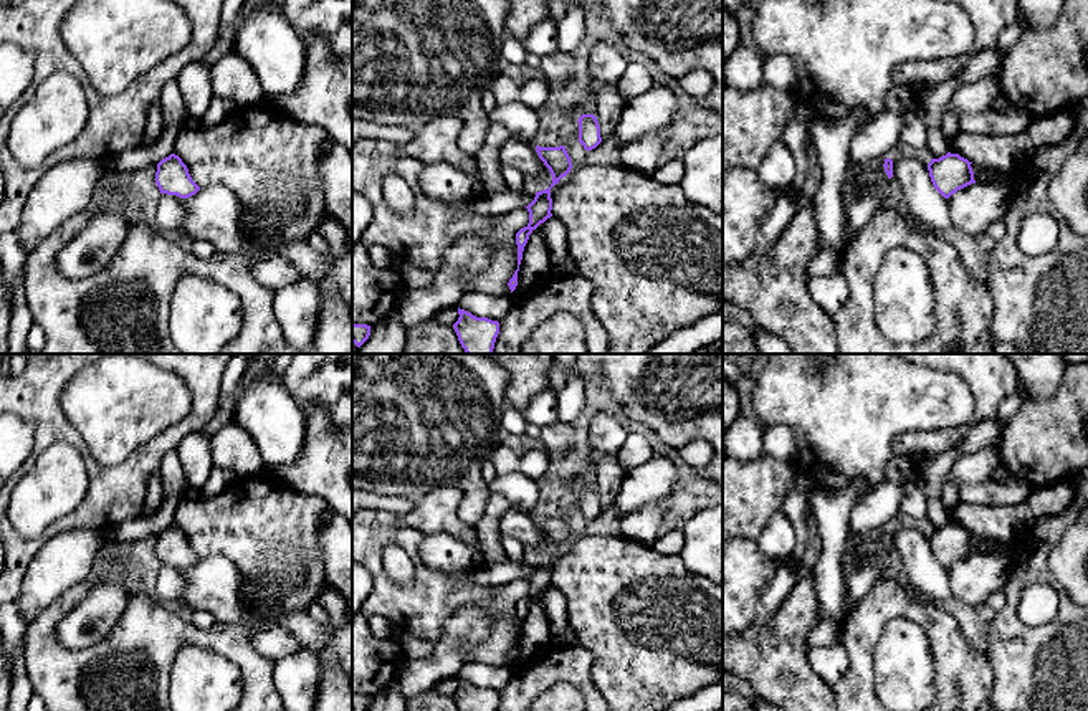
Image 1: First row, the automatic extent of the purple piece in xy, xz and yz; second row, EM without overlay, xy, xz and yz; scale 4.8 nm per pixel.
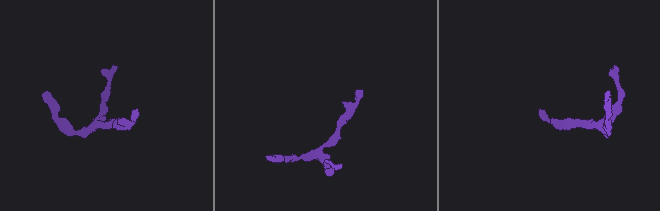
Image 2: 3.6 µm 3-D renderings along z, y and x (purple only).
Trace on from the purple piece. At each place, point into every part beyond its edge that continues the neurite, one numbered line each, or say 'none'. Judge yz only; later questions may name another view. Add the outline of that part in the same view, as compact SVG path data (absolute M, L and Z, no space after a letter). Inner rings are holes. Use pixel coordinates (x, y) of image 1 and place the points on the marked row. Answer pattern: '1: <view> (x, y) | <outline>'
1: yz (878, 176) | M881 167L875 172L860 174L858 180L863 182L865 185L875 185L875 184L888 180L888 175L885 172L885 167Z

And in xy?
none

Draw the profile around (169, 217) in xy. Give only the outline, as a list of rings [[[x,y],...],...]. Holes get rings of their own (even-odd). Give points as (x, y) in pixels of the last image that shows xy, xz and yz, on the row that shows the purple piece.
[[[162,193],[155,210],[154,228],[174,235],[182,231],[184,218],[185,205],[182,198]]]

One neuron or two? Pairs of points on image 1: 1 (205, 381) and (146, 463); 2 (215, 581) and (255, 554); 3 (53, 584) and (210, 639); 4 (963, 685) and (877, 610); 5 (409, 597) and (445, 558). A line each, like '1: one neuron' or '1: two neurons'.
1: one neuron
2: two neurons
3: two neurons
4: one neuron
5: two neurons

